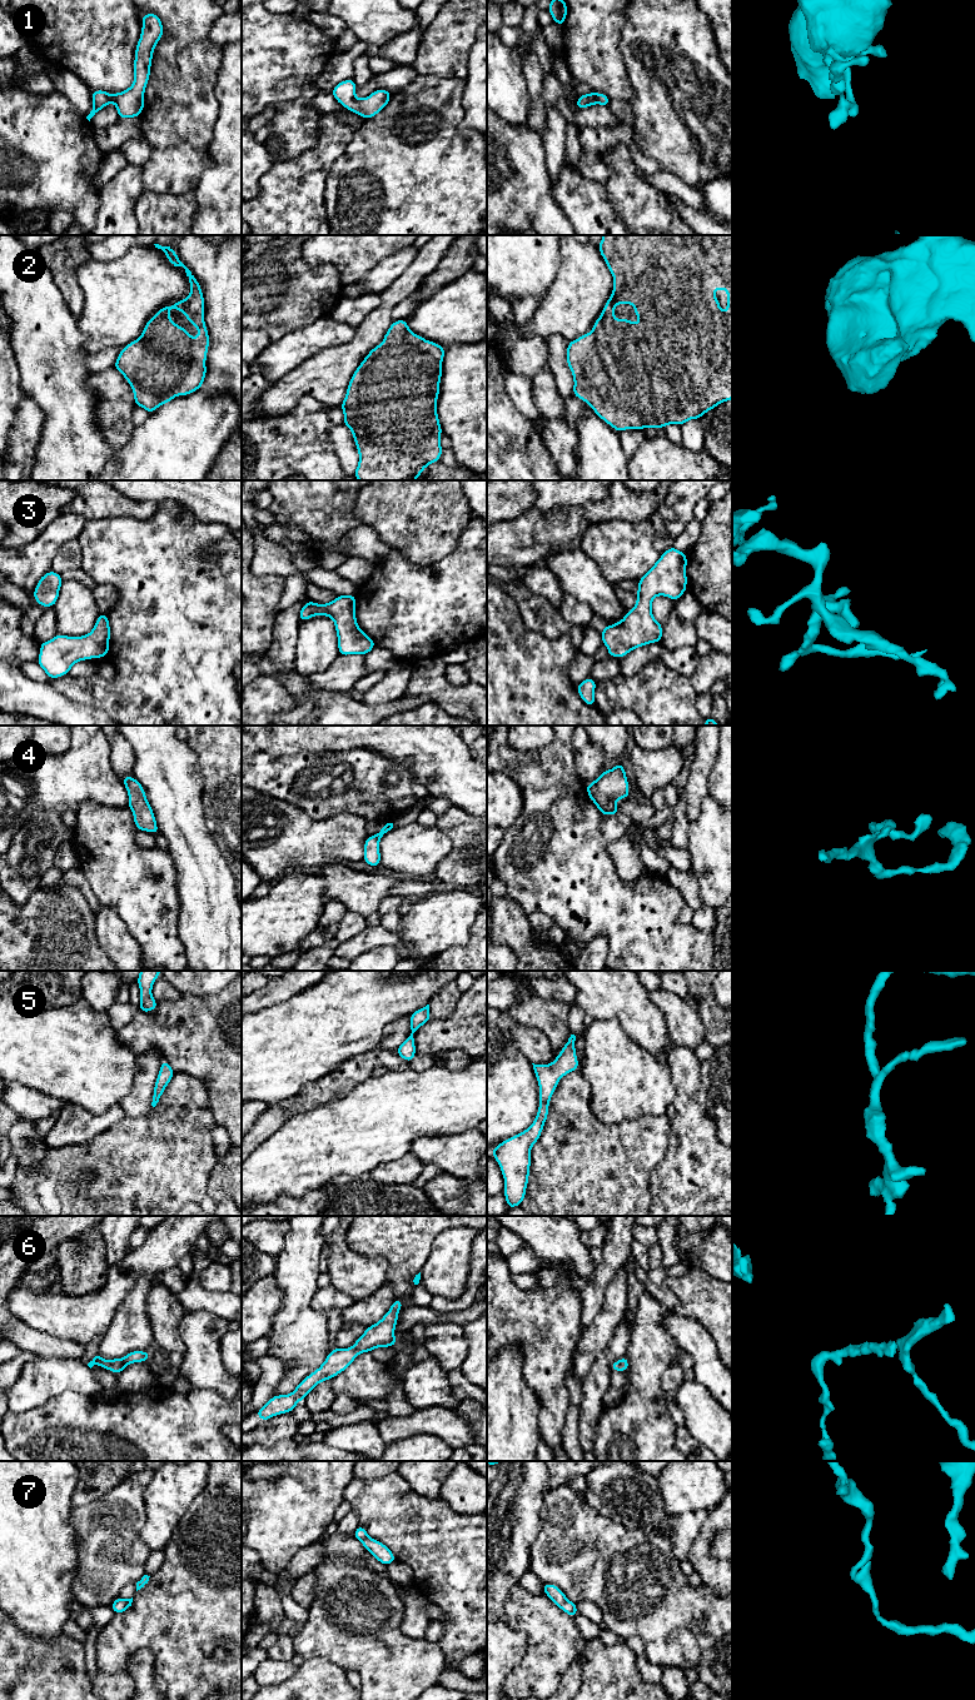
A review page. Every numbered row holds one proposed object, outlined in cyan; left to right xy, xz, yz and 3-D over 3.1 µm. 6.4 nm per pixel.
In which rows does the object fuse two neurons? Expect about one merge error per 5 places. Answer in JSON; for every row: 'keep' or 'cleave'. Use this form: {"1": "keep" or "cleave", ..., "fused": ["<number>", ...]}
{"1": "keep", "2": "keep", "3": "keep", "4": "keep", "5": "keep", "6": "keep", "7": "keep", "fused": []}

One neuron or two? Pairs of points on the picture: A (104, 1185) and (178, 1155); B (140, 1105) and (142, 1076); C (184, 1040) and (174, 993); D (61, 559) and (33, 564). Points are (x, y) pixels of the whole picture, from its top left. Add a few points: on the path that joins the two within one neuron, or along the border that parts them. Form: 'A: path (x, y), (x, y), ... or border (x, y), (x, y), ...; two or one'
A: path (123, 1177), (135, 1177), (159, 1163); one
B: path (140, 1097), (142, 1083); one
C: border (182, 995), (173, 1000), (160, 1000), (158, 1002); two
D: border (73, 539), (69, 539), (60, 547), (50, 569); two

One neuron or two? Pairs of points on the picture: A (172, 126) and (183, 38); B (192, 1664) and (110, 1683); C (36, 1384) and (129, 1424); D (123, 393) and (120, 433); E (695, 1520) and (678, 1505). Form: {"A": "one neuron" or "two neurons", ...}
{"A": "one neuron", "B": "two neurons", "C": "two neurons", "D": "one neuron", "E": "two neurons"}

